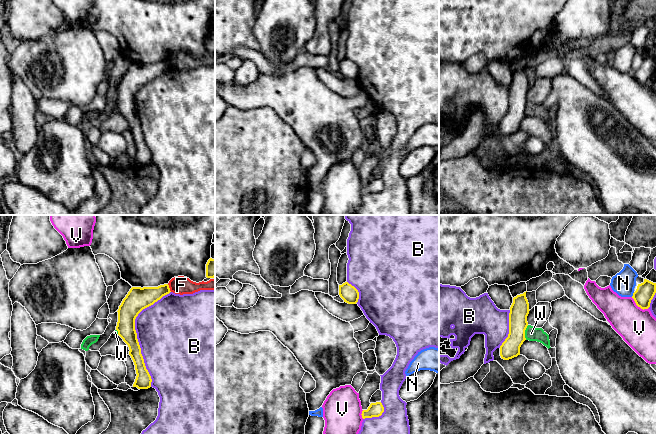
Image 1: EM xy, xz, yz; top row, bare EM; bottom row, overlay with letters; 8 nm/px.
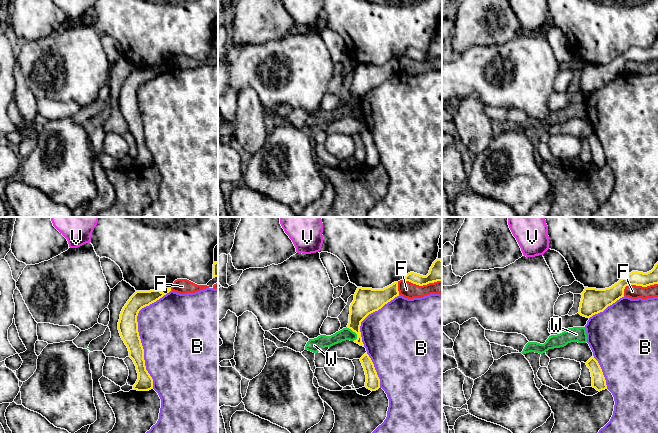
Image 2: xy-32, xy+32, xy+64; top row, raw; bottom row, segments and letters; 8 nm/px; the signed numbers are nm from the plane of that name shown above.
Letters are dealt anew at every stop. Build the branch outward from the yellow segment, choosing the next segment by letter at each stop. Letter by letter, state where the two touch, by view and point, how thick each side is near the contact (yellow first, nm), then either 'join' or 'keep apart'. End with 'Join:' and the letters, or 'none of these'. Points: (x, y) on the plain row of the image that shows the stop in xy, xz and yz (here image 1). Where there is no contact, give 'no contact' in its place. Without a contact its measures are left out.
B: meets yellow in xy at (136, 110); 170 nm thick on the yellow side, 500 nm on the other; keep apart
F: meets yellow in xy at (169, 64); 180 nm thick on the yellow side, 150 nm on the other; keep apart
N: meets yellow in yz at (633, 70); 150 nm thick on the yellow side, 190 nm on the other; keep apart
V: meets yellow in yz at (639, 82); 150 nm thick on the yellow side, 300 nm on the other; keep apart
W: meets yellow in yz at (524, 108); 160 nm thick on the yellow side, 110 nm on the other; keep apart
Join: none of these

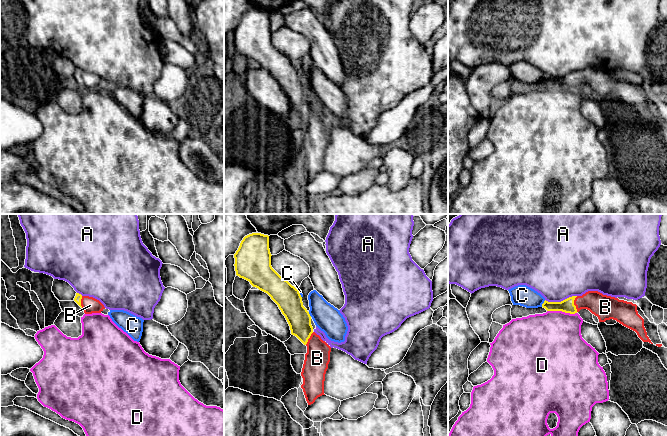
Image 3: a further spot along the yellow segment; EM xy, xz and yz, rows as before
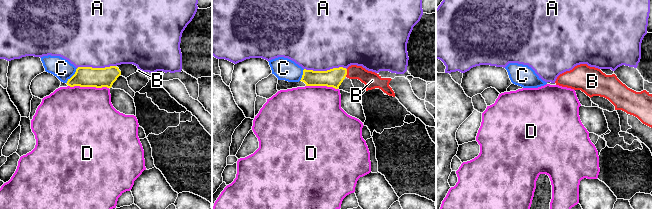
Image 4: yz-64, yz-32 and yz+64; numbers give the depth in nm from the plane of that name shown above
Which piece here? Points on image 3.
A: meets yellow in yz at (561, 77); 110 nm thick on the yellow side, 460 nm on the other; keep apart
B: meets yellow in yz at (573, 80); 110 nm thick on the yellow side, 190 nm on the other; join
C: meets yellow in yz at (543, 79); 110 nm thick on the yellow side, 170 nm on the other; keep apart
D: meets yellow in yz at (562, 87); 110 nm thick on the yellow side, 460 nm on the other; keep apart
Join: B

